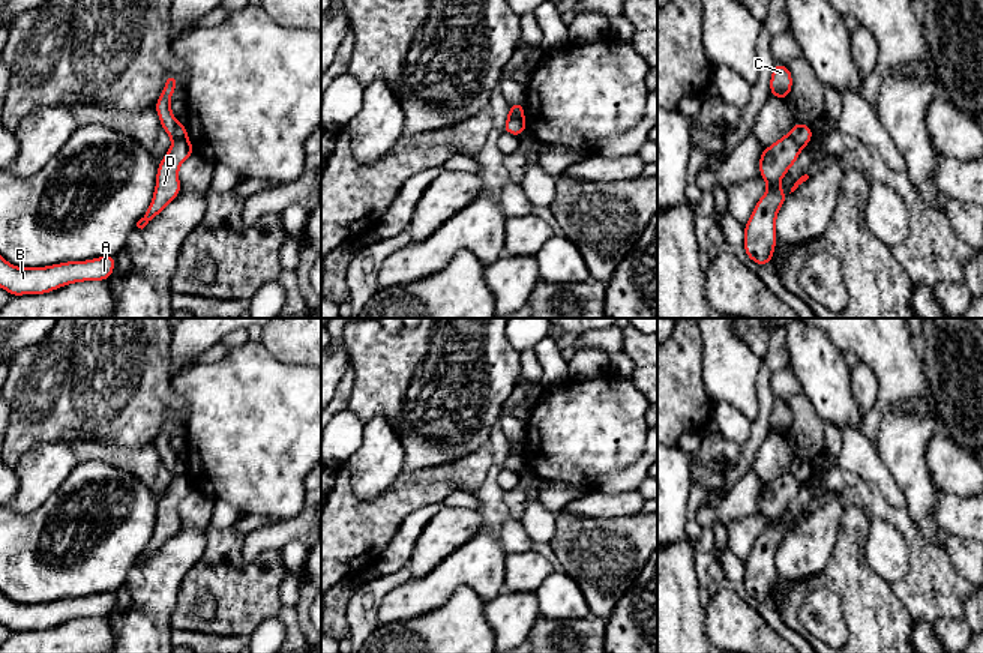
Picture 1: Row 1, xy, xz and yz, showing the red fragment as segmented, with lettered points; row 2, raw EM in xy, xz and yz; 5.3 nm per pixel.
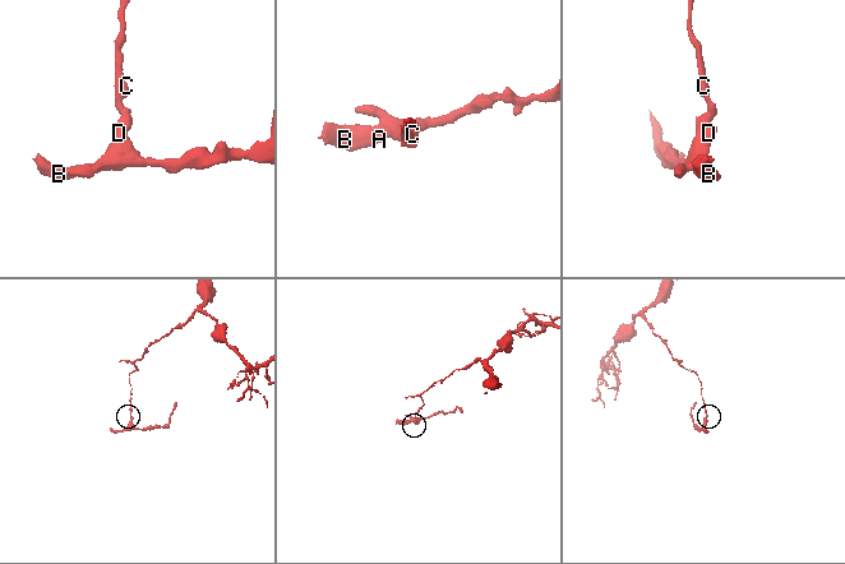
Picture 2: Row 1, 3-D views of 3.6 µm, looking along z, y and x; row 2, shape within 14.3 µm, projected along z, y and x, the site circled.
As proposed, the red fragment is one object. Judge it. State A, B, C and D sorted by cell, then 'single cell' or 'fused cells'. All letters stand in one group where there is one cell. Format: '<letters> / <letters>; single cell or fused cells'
A B D / C; fused cells

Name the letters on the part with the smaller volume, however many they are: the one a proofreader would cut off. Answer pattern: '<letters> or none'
A, B, D

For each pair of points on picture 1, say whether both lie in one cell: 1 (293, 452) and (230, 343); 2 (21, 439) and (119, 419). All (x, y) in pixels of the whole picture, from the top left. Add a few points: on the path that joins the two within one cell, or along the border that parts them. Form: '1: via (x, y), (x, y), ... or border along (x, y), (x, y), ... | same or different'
1: border along (249, 340), (230, 350) | different
2: via (45, 419), (95, 419) | same

